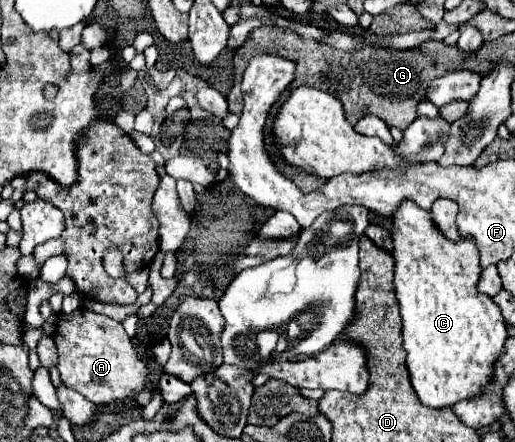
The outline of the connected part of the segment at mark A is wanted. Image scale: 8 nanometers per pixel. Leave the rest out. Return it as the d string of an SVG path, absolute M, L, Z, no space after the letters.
M85 308L75 310L73 314L63 314L53 336L59 350L59 372L67 388L77 390L93 404L119 402L129 396L135 396L141 406L151 400L151 384L147 380L147 366L133 350L127 332L121 322L111 320L109 316L89 312Z

